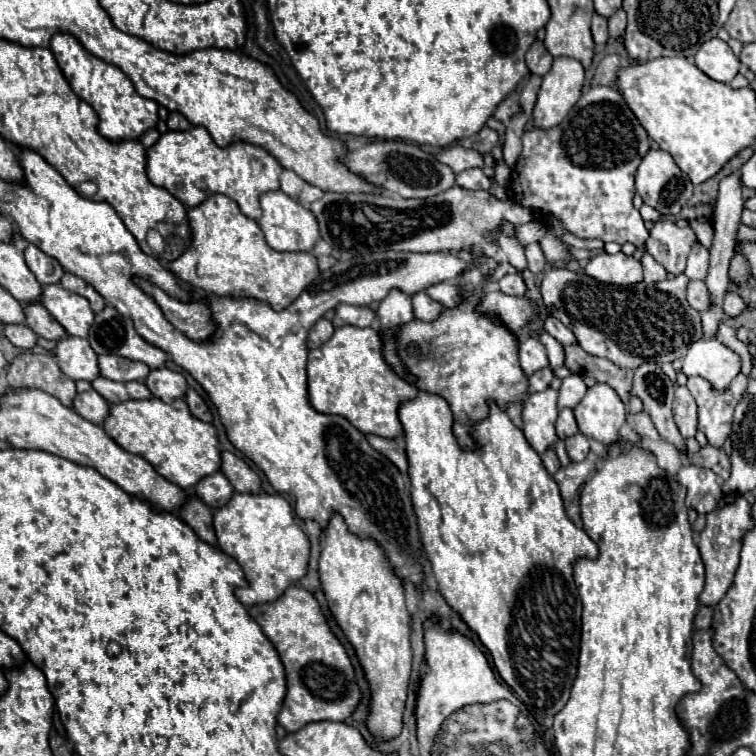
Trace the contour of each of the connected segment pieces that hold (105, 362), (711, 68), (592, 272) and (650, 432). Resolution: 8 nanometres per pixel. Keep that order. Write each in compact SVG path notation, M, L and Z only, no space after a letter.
M113 354L99 356L99 368L101 368L101 376L115 382L131 382L131 380L141 382L149 374L149 366L145 366L143 362L133 362Z
M711 38L699 48L695 66L709 78L729 84L739 70L739 58L733 54L727 42L723 42L721 38Z
M623 252L593 256L585 266L585 274L607 284L637 284L643 280L641 262Z
M627 412L627 424L631 426L631 430L635 430L643 438L651 438L651 440L659 438L655 426L649 422L649 414L645 414L645 412L641 412L641 414Z

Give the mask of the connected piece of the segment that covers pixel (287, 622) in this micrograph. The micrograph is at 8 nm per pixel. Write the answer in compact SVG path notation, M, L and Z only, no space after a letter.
M289 586L279 600L257 604L249 608L249 614L277 648L287 672L287 696L279 724L287 732L297 732L311 722L347 720L361 702L361 688L357 680L353 682L355 668L345 646L331 632L315 596L301 586Z

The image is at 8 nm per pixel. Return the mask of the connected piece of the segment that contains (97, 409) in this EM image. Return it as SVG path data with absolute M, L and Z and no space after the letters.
M95 390L77 394L73 408L77 414L81 414L93 424L103 424L109 416L109 402L105 402L105 398L101 398L101 394L97 394Z

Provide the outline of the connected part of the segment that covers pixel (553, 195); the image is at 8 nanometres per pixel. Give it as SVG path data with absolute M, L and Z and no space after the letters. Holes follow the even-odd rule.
M593 86L587 94L583 94L583 96L579 98L579 102L577 102L575 108L571 110L571 114L569 114L557 128L553 128L553 130L549 130L549 132L533 128L533 130L529 130L529 132L523 134L523 152L521 152L521 158L519 158L519 162L517 162L517 168L513 170L513 176L511 176L509 196L511 196L517 204L529 206L529 208L533 208L535 212L539 212L541 216L555 216L555 218L559 218L559 220L563 222L563 226L565 226L569 232L573 232L575 236L579 236L579 238L585 238L585 240L589 240L589 238L599 238L599 240L603 240L603 242L617 242L617 244L631 242L631 244L637 246L637 250L643 250L643 248L645 248L645 242L647 242L647 238L649 238L649 230L645 228L639 210L633 208L633 194L635 194L635 172L637 172L637 168L639 168L639 164L641 164L641 160L643 160L643 156L645 156L647 152L649 152L649 136L647 136L645 128L639 124L639 120L635 118L635 114L631 112L631 108L625 104L621 92L619 92L615 86ZM593 132L595 132L595 134L599 132L599 136L601 136L601 138L597 138L597 144L591 144L591 142L595 142L595 140L587 138L587 136L593 136Z

